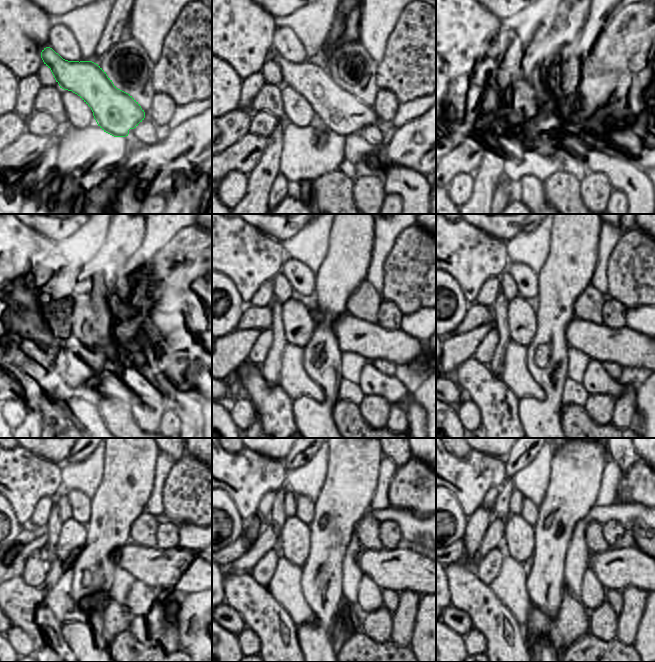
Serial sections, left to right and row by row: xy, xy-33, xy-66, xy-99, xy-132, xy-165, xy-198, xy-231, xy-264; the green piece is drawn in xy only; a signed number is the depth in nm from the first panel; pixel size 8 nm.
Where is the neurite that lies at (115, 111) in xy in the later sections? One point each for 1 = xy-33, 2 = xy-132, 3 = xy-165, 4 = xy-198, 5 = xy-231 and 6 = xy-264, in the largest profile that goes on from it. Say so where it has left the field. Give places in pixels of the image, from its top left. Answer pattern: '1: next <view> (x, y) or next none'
1: next xy-33 (341, 110)
2: next xy-132 (369, 341)
3: next xy-165 (631, 349)
4: next xy-198 (174, 568)
5: next xy-231 (399, 568)
6: next xy-264 (620, 567)

